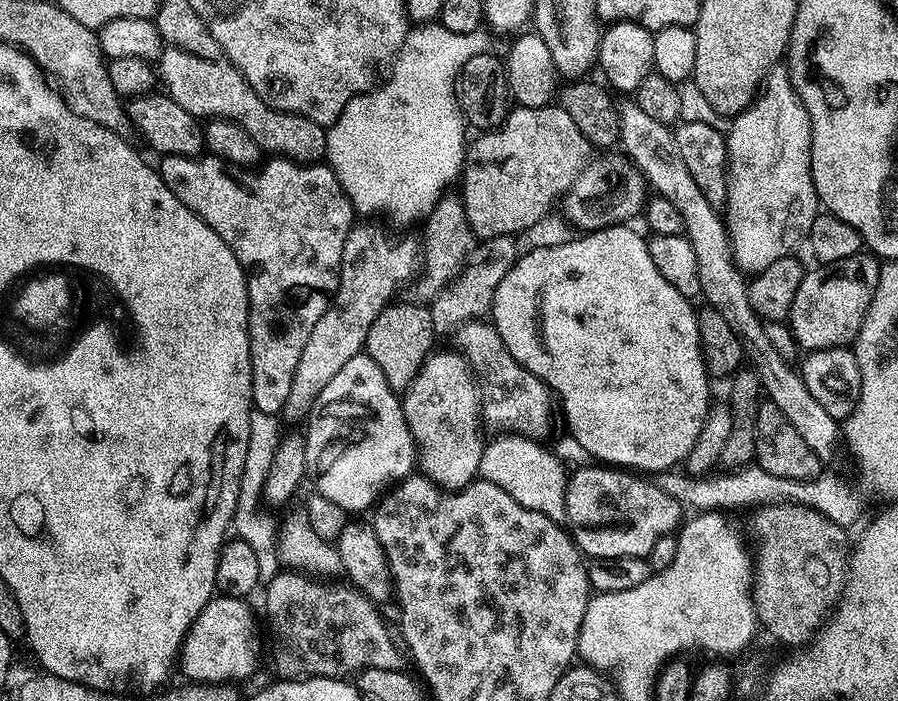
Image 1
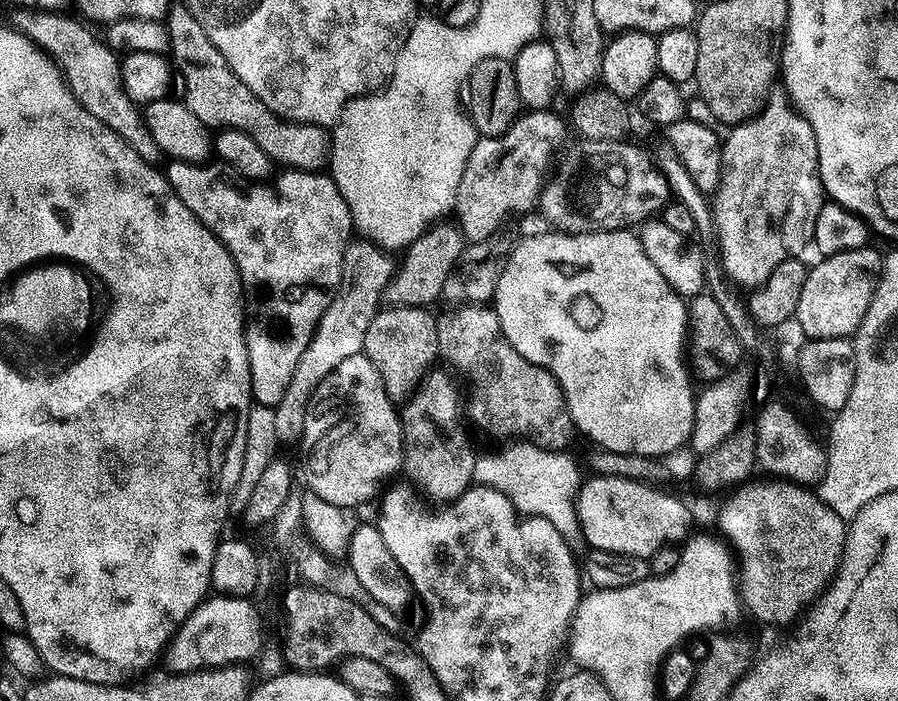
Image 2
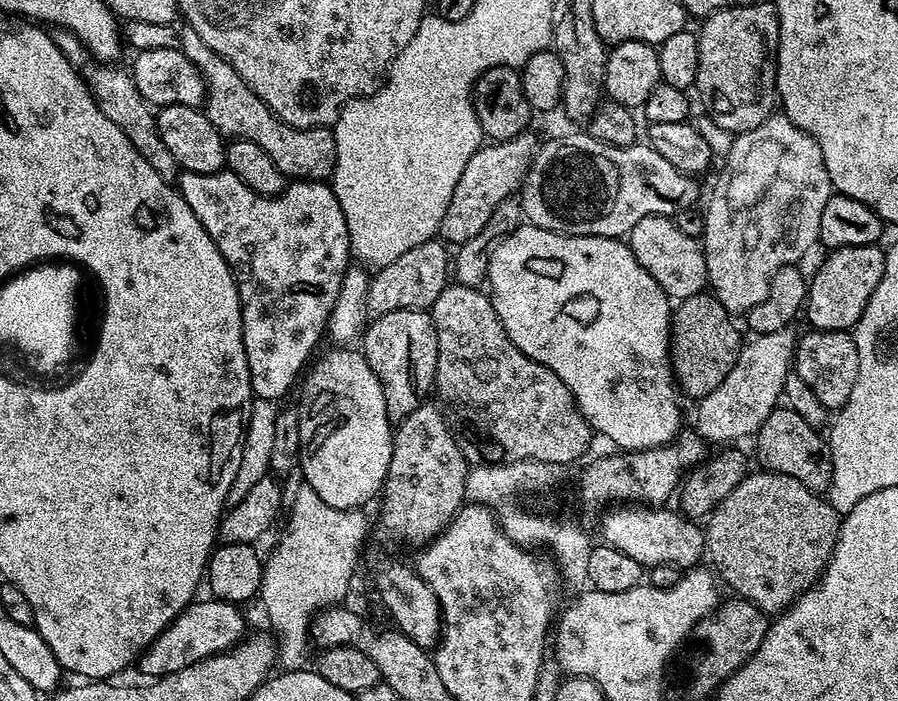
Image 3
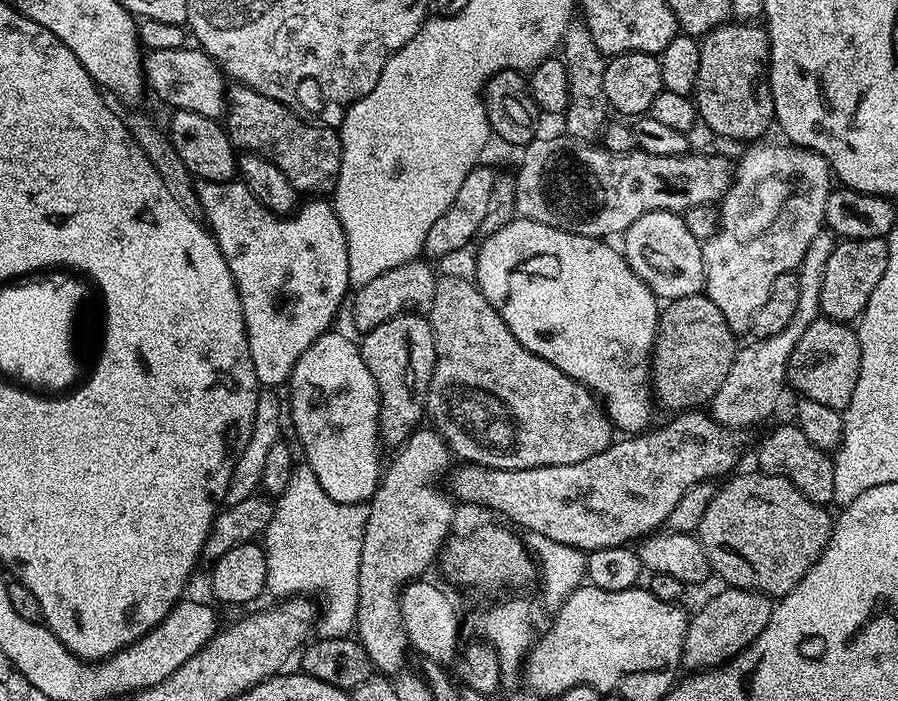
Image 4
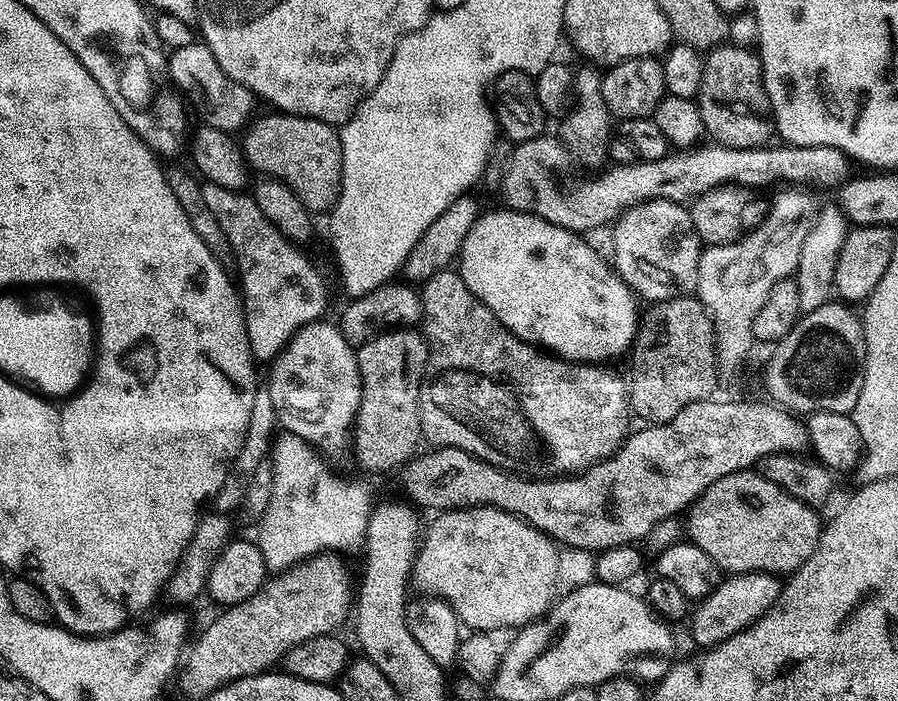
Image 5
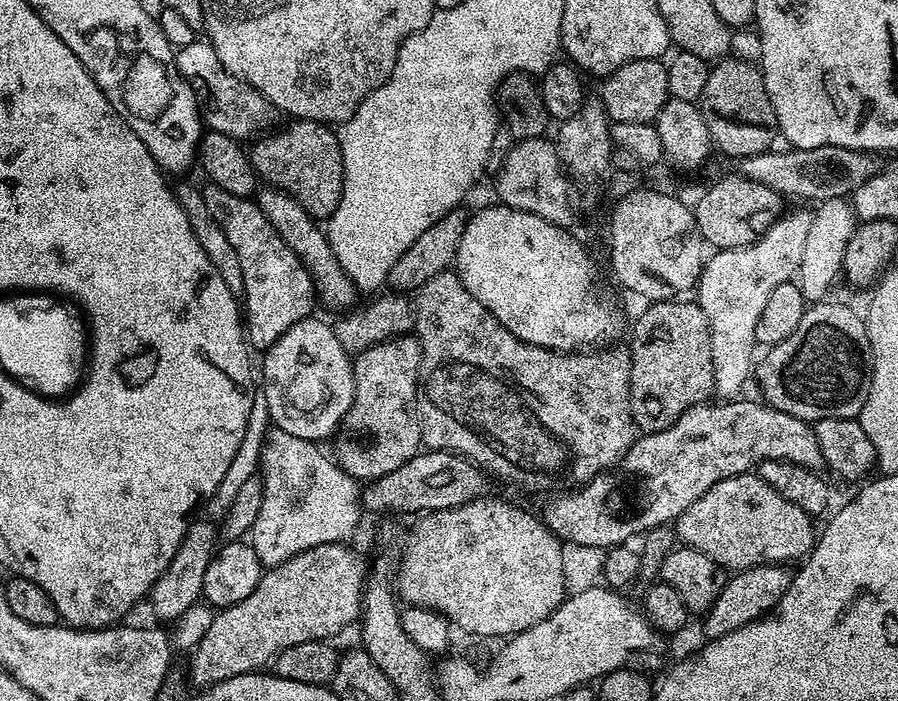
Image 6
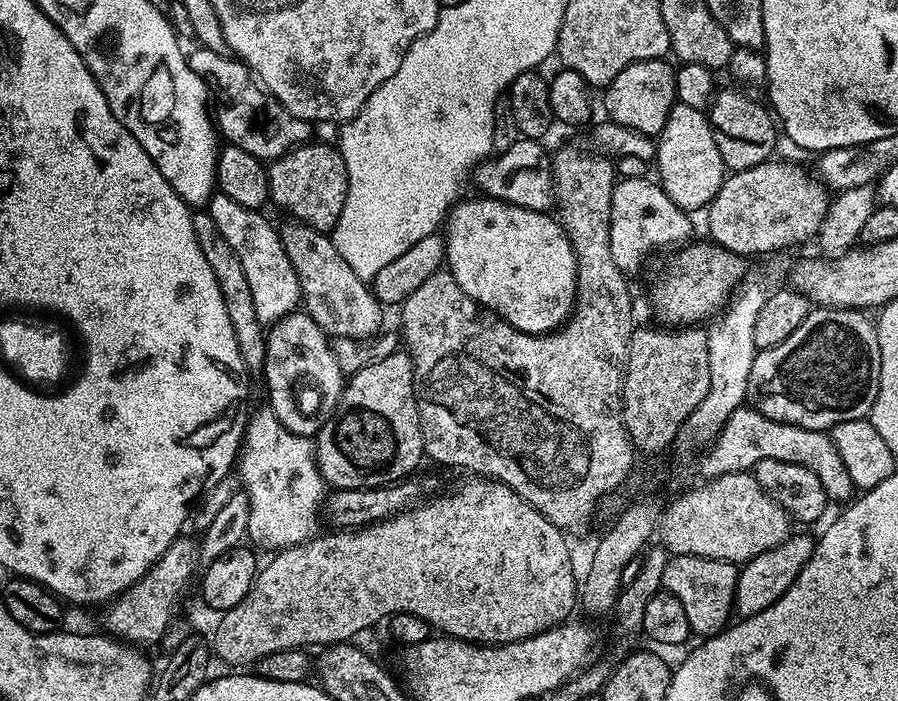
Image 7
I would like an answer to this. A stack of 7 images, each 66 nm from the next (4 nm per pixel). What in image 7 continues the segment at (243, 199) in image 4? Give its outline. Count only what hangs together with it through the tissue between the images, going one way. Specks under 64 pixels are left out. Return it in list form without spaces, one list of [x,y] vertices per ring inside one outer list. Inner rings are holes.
[[[217,191],[208,201],[206,211],[214,218],[214,226],[222,230],[222,238],[226,238],[234,254],[238,254],[238,262],[242,262],[250,295],[254,298],[254,314],[261,324],[271,326],[297,311],[302,304],[298,274],[294,274],[294,266],[290,266],[290,258],[286,258],[277,225],[272,225],[263,211],[242,206],[242,202],[234,202],[234,198],[222,191]]]

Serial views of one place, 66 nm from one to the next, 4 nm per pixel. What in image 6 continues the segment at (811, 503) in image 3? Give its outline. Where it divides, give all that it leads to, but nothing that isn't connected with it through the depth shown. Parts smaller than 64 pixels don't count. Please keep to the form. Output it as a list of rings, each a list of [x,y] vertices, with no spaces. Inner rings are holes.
[[[752,472],[710,486],[674,521],[681,545],[704,552],[725,570],[743,570],[759,564],[787,565],[788,560],[807,557],[818,540],[818,531],[812,524],[813,517],[802,506],[782,498],[774,486]]]

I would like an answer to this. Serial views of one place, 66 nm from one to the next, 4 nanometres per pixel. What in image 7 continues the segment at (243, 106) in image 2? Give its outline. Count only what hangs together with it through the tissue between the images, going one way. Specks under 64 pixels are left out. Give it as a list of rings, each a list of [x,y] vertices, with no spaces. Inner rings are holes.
[[[305,142],[296,145],[295,148],[283,152],[281,156],[267,165],[268,170],[268,194],[271,203],[285,208],[289,217],[301,224],[310,226],[319,232],[331,233],[335,228],[338,218],[342,214],[342,206],[346,206],[346,194],[348,193],[348,175],[346,174],[346,162],[342,158],[339,147],[328,144],[312,144]]]

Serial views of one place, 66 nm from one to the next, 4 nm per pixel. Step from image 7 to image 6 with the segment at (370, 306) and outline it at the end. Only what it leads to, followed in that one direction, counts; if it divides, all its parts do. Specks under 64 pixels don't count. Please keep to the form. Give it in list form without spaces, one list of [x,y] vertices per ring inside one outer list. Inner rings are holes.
[[[261,187],[255,193],[254,199],[264,217],[270,222],[270,226],[274,226],[274,230],[278,230],[278,238],[282,238],[282,242],[286,242],[286,246],[290,246],[290,250],[294,250],[294,254],[312,275],[319,303],[325,304],[328,308],[351,309],[357,303],[358,293],[350,282],[346,270],[342,270],[342,262],[338,262],[328,241],[327,231],[293,196],[286,194],[281,188]]]

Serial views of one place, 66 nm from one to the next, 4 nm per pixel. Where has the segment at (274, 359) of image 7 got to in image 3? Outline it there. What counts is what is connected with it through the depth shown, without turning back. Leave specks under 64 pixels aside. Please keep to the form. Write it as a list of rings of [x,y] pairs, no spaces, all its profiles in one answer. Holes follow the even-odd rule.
[[[336,346],[333,349],[333,352],[326,353],[316,365],[313,363],[307,369],[306,375],[302,380],[304,389],[300,392],[300,404],[298,403],[298,411],[300,413],[300,463],[298,468],[301,473],[304,471],[303,483],[307,487],[312,488],[314,494],[318,494],[318,498],[322,498],[322,502],[326,502],[326,506],[334,506],[338,510],[360,510],[365,507],[363,504],[370,503],[372,499],[375,501],[381,495],[384,487],[384,479],[390,470],[394,424],[388,418],[386,398],[384,397],[382,386],[374,374],[374,370],[370,370],[370,366],[364,361],[363,351],[356,350],[356,352],[351,352],[353,349],[348,346]]]

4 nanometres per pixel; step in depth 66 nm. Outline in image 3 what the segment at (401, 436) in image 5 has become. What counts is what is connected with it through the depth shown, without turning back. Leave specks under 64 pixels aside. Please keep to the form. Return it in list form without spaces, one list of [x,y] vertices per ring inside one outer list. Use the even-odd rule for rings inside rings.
[[[394,310],[390,314],[382,314],[375,317],[365,327],[362,333],[362,351],[364,361],[374,370],[378,382],[384,391],[386,398],[386,410],[388,418],[393,422],[399,422],[407,418],[409,414],[425,399],[427,392],[433,391],[436,383],[436,367],[438,366],[438,334],[434,330],[434,322],[427,311],[418,310]]]

